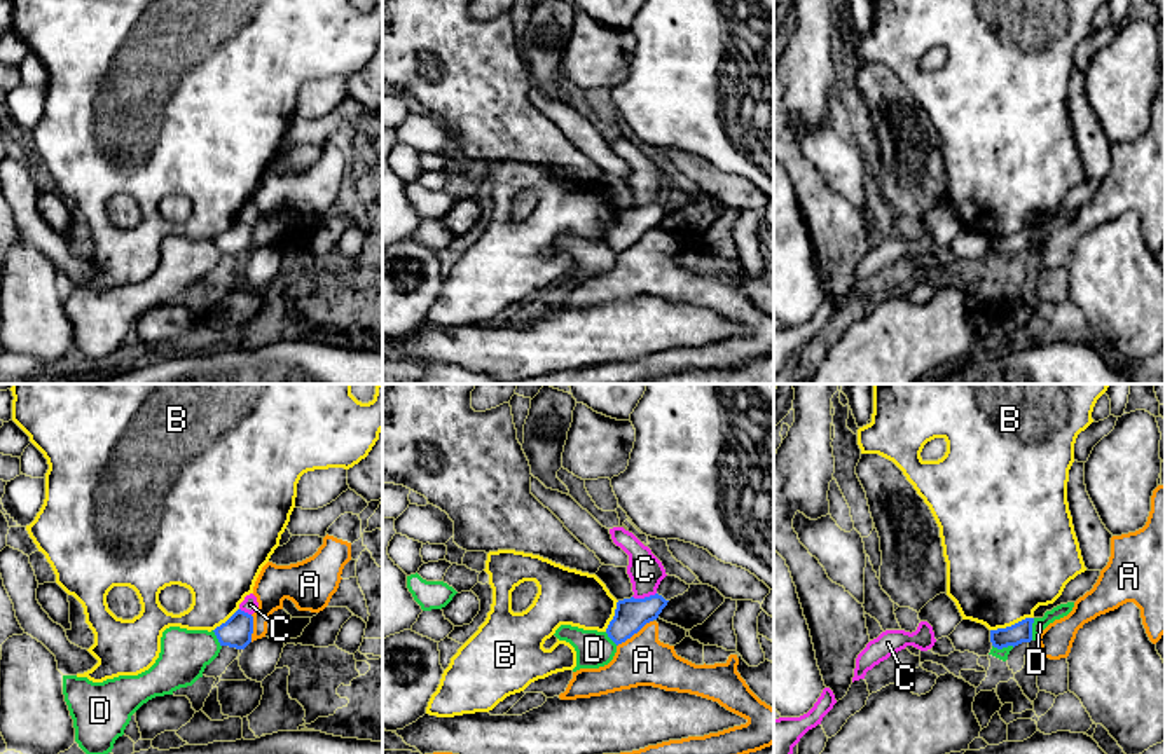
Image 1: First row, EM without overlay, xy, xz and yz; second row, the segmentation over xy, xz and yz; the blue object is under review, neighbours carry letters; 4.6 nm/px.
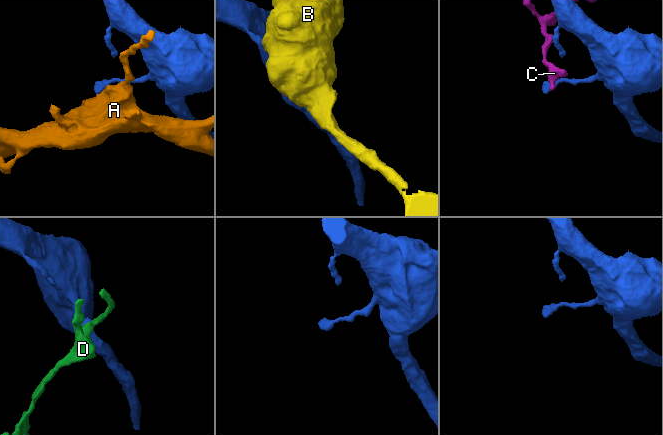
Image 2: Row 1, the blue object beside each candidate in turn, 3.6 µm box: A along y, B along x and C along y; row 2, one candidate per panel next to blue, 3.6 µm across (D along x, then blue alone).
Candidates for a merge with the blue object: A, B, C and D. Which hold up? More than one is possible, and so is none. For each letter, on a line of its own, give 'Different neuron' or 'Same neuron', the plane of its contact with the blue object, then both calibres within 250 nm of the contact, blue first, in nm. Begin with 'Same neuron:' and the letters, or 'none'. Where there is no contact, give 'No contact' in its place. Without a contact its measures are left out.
Same neuron: none
A: Different neuron. Touches blue in xz. Thickness 160 nm (blue) against 240 nm
B: Different neuron. Touches blue in yz. Thickness 100 nm (blue) against 480 nm
C: Different neuron. Touches blue in xz. Thickness 160 nm (blue) against 160 nm
D: Different neuron. Touches blue in yz. Thickness 100 nm (blue) against 60 nm

